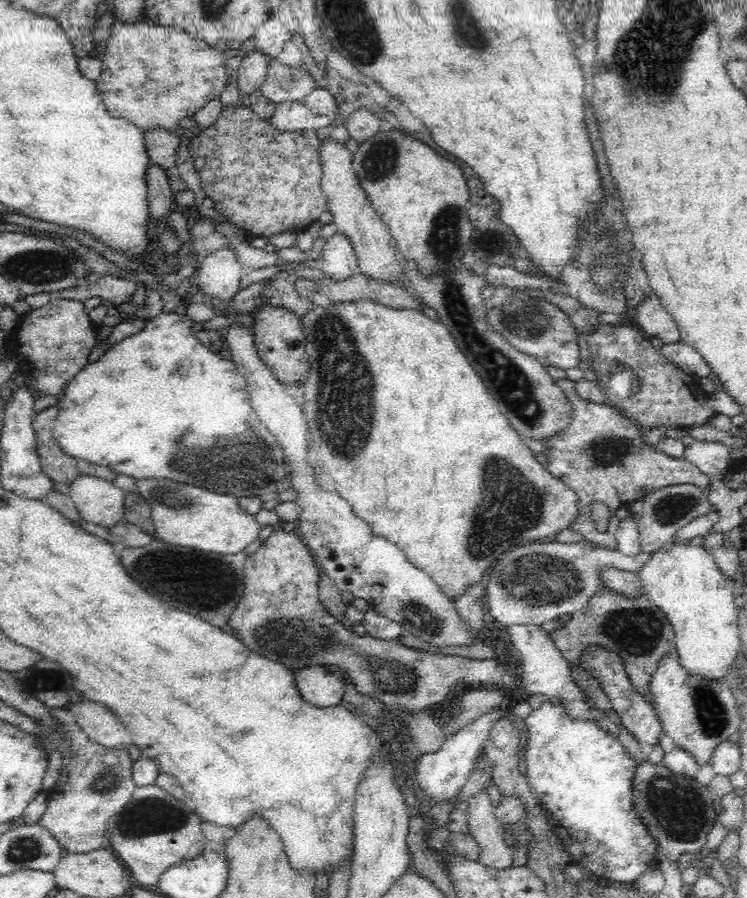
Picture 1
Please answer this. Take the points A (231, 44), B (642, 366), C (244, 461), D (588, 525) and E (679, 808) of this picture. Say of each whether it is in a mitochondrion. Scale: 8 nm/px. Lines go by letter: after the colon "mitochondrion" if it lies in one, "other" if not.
A: other
B: other
C: mitochondrion
D: other
E: mitochondrion

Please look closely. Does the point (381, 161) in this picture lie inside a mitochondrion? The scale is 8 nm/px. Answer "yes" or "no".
yes

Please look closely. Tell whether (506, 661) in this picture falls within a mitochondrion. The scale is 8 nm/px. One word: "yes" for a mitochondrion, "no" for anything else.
no

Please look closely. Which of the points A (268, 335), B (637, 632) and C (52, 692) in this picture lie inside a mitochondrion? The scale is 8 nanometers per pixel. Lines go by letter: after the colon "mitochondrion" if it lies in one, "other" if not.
A: mitochondrion
B: mitochondrion
C: mitochondrion

